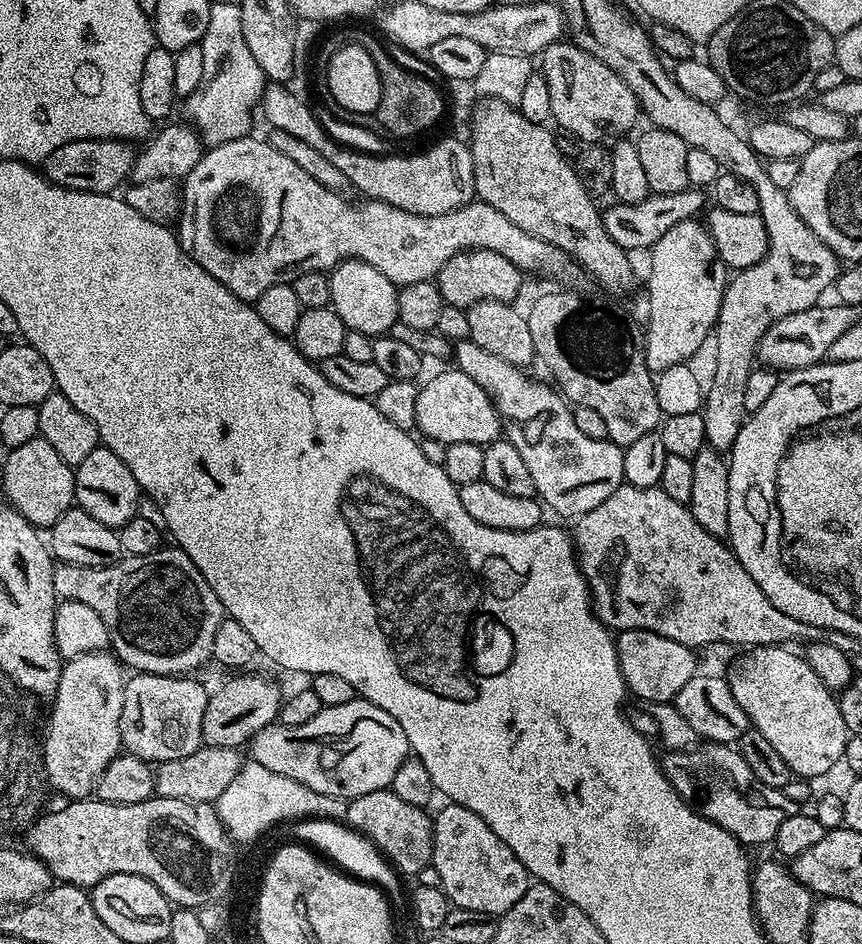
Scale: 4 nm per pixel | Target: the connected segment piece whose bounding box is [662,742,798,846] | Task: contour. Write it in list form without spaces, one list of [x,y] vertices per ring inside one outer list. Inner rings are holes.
[[[704,742],[683,752],[665,751],[663,755],[664,773],[676,793],[692,805],[698,815],[722,826],[745,846],[771,845],[778,834],[778,826],[798,810],[795,802],[786,798],[784,789],[758,782],[754,770],[746,766],[746,758],[742,758],[735,747]]]

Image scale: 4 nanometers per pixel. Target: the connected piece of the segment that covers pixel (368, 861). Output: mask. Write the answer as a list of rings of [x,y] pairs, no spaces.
[[[311,817],[295,823],[294,835],[299,841],[310,845],[315,851],[324,855],[331,863],[355,879],[378,885],[391,901],[395,902],[399,898],[400,881],[402,881],[399,873],[374,842],[359,831],[332,818]]]

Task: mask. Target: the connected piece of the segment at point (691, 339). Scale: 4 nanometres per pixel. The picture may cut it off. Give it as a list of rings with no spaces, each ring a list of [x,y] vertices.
[[[693,218],[678,222],[676,225],[671,226],[670,230],[659,238],[655,245],[650,248],[652,254],[652,261],[648,264],[648,328],[646,324],[646,331],[643,333],[644,338],[644,357],[648,363],[648,368],[653,374],[658,374],[662,370],[666,370],[670,366],[678,366],[679,364],[691,361],[692,355],[703,346],[704,343],[709,343],[710,337],[713,335],[716,327],[716,319],[718,318],[718,310],[722,306],[722,298],[724,297],[724,290],[728,287],[730,279],[729,273],[726,271],[724,264],[720,261],[720,257],[716,255],[716,247],[710,238],[707,227],[703,223],[700,224],[699,219]]]

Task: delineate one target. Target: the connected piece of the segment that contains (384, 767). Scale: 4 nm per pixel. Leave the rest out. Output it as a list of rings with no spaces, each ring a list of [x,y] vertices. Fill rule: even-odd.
[[[359,698],[346,702],[346,706],[324,707],[302,726],[268,724],[252,735],[251,748],[251,759],[258,766],[345,802],[371,791],[391,789],[398,766],[410,756],[408,739],[395,718]]]

